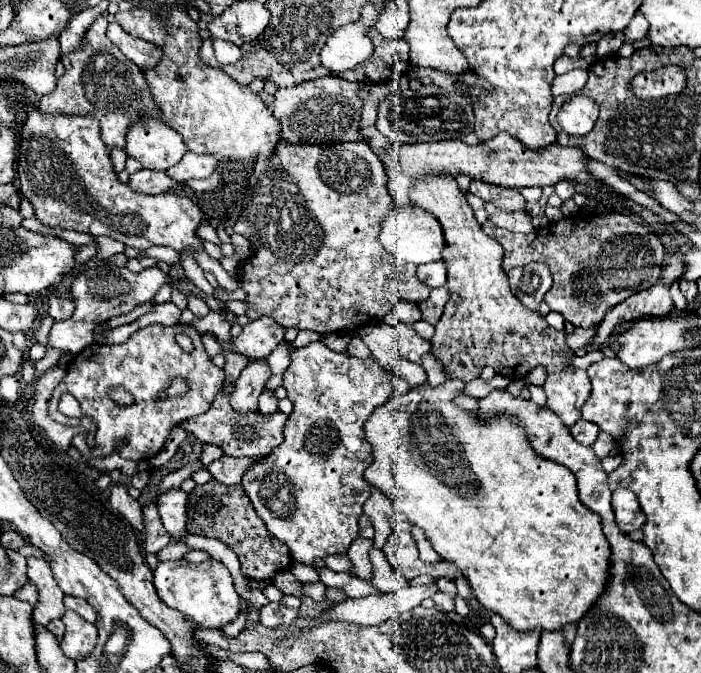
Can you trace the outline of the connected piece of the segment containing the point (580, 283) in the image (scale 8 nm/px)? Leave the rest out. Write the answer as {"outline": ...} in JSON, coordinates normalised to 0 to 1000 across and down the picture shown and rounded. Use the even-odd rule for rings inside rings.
{"outline":[[[899,318],[813,321],[787,330],[782,339],[785,345],[773,345],[773,366],[790,368],[776,386],[787,401],[790,422],[776,449],[822,487],[853,484],[867,461],[936,422],[942,410],[947,366],[924,333],[904,333]]]}

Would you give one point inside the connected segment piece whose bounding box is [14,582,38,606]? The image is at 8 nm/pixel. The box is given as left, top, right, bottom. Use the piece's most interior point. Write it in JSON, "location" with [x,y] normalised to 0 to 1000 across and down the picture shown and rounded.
{"location":[41,883]}

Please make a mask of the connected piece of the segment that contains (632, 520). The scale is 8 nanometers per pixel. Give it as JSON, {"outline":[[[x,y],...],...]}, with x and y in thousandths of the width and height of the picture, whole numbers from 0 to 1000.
{"outline":[[[890,725],[879,728],[873,734],[873,755],[876,755],[876,764],[879,764],[882,785],[893,793],[899,793],[904,788],[913,788],[922,776],[919,761],[913,758],[910,743],[899,728],[890,728]]]}

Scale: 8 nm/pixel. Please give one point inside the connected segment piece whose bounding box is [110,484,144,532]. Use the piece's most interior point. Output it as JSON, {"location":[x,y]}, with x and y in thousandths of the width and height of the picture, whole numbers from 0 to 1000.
{"location":[171,743]}

